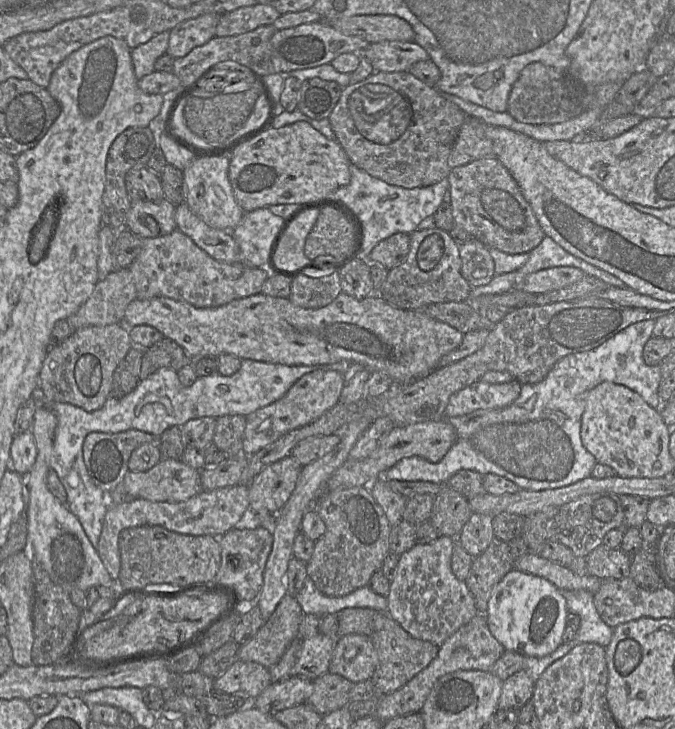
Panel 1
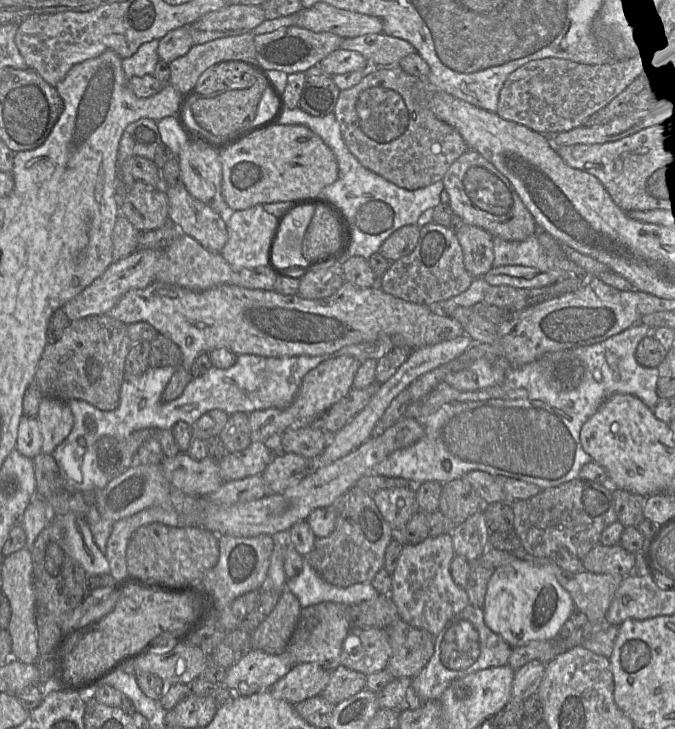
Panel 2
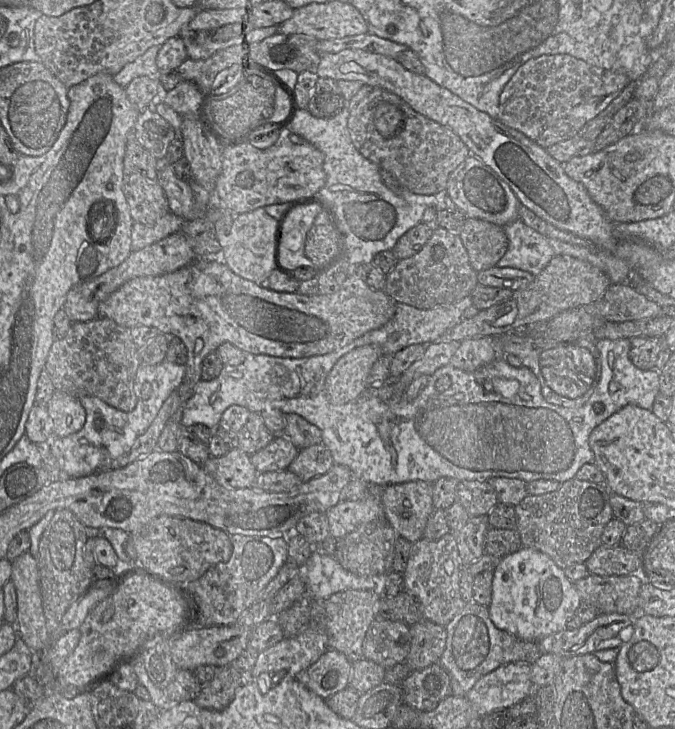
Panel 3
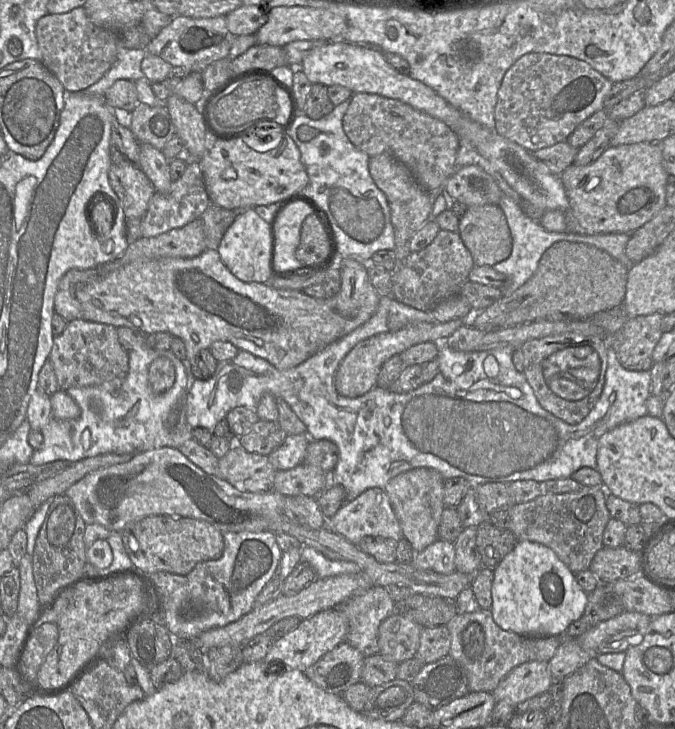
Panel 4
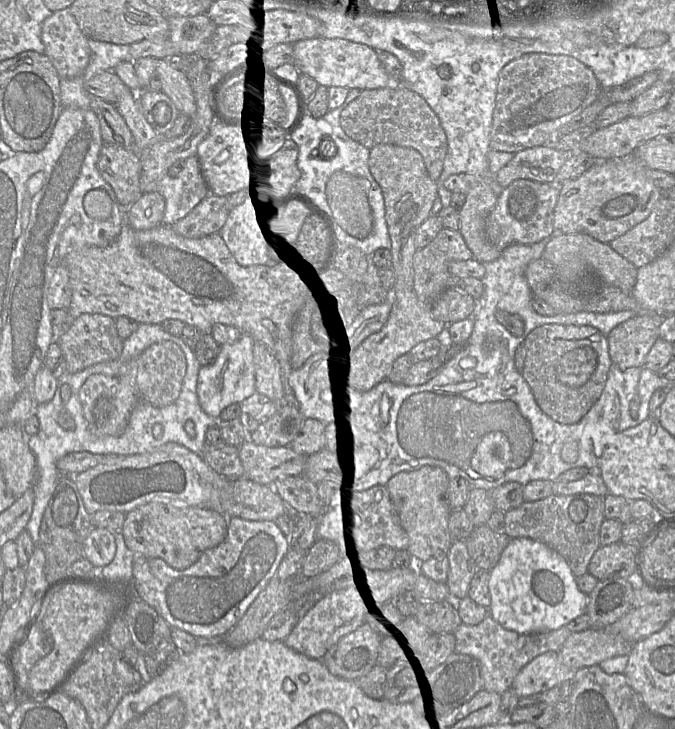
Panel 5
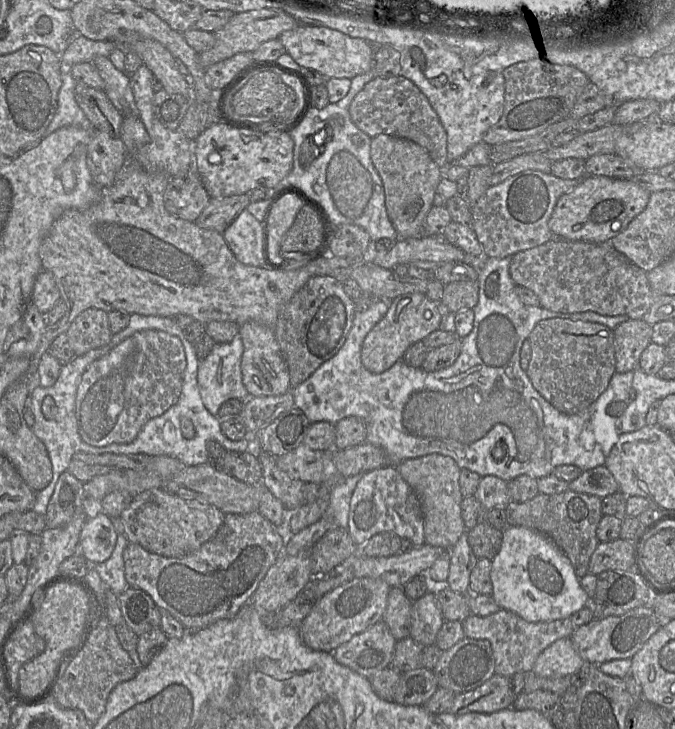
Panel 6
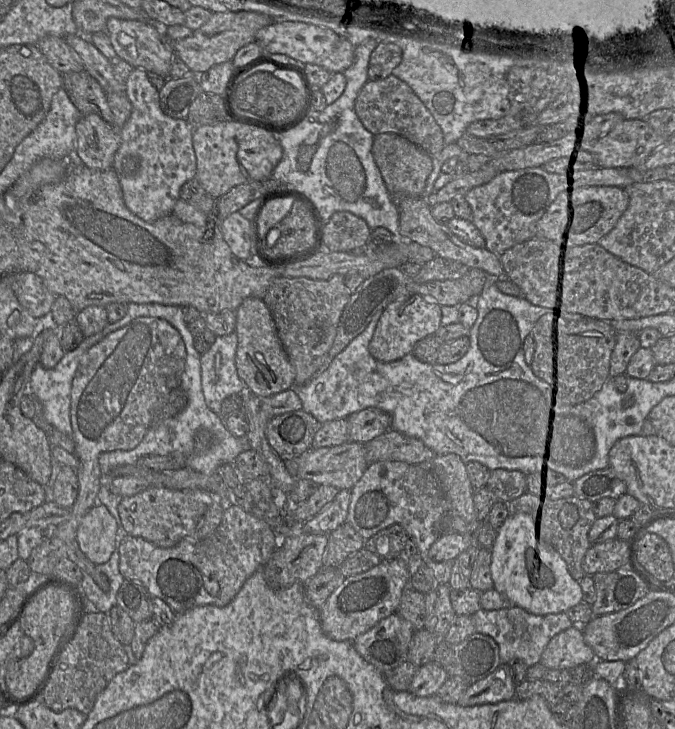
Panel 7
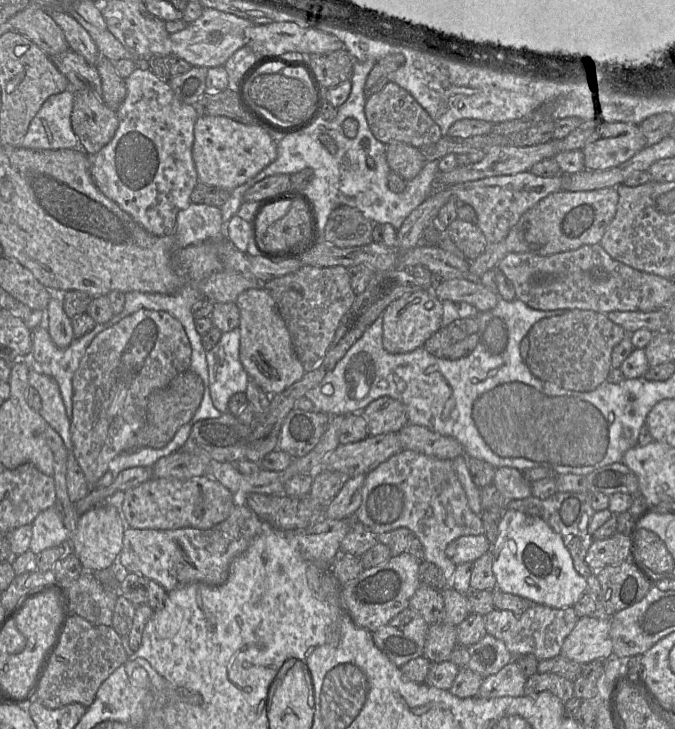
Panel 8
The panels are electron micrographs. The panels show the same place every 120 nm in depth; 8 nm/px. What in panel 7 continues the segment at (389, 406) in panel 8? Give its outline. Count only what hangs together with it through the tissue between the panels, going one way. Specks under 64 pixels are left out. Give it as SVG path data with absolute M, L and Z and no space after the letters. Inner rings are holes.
M371 407L350 415L349 441L367 443L391 429L391 416L379 408Z

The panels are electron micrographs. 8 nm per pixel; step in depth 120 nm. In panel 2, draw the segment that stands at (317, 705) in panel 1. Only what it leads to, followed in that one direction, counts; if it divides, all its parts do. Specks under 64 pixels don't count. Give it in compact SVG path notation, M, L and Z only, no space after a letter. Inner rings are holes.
M340 665L330 672L329 681L321 695L332 705L337 705L364 689L366 677Z

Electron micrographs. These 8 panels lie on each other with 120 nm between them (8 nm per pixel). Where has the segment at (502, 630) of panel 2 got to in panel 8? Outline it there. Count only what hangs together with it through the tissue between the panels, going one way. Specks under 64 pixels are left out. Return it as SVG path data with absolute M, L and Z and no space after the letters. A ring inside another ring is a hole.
M504 510L490 552L497 589L502 592L556 609L573 607L587 592L586 579L575 570L561 536L539 517Z

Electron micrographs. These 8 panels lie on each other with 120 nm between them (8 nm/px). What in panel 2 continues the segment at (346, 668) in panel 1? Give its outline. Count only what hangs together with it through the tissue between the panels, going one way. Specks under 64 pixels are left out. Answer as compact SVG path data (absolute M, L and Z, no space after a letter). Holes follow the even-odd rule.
M355 628L345 638L341 665L368 676L386 668L390 644L386 629Z

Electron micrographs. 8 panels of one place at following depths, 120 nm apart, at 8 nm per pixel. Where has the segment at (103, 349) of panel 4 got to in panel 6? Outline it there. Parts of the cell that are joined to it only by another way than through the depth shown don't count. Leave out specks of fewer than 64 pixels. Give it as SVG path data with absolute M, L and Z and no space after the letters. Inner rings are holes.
M96 308L81 312L73 320L66 334L75 357L108 345L113 336L108 313Z

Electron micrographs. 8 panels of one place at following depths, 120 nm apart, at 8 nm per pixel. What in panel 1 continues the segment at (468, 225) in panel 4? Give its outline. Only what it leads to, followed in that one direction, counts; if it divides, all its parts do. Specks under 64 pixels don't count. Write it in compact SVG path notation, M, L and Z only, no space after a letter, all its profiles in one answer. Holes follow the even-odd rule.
M470 237L459 246L459 254L461 275L472 288L488 284L496 275L489 248L478 239Z

